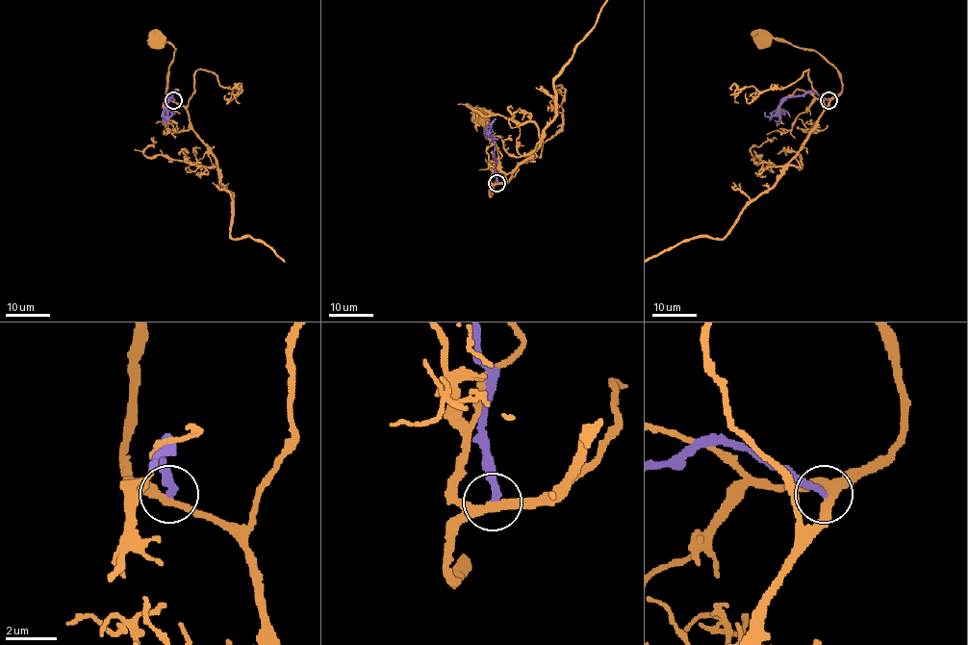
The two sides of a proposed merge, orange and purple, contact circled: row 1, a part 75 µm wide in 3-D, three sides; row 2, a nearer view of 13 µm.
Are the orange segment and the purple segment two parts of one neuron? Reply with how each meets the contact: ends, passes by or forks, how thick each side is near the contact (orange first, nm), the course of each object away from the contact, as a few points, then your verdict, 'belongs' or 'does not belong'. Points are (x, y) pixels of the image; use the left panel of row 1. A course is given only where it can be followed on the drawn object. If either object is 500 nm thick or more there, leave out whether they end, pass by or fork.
orange passes by; purple ends; calibres 320 and 280 nm; course orange (173, 100), (166, 97), (166, 91), (174, 47), (158, 38); course purple (173, 100), (172, 92), (165, 116), (172, 112); does not belong

